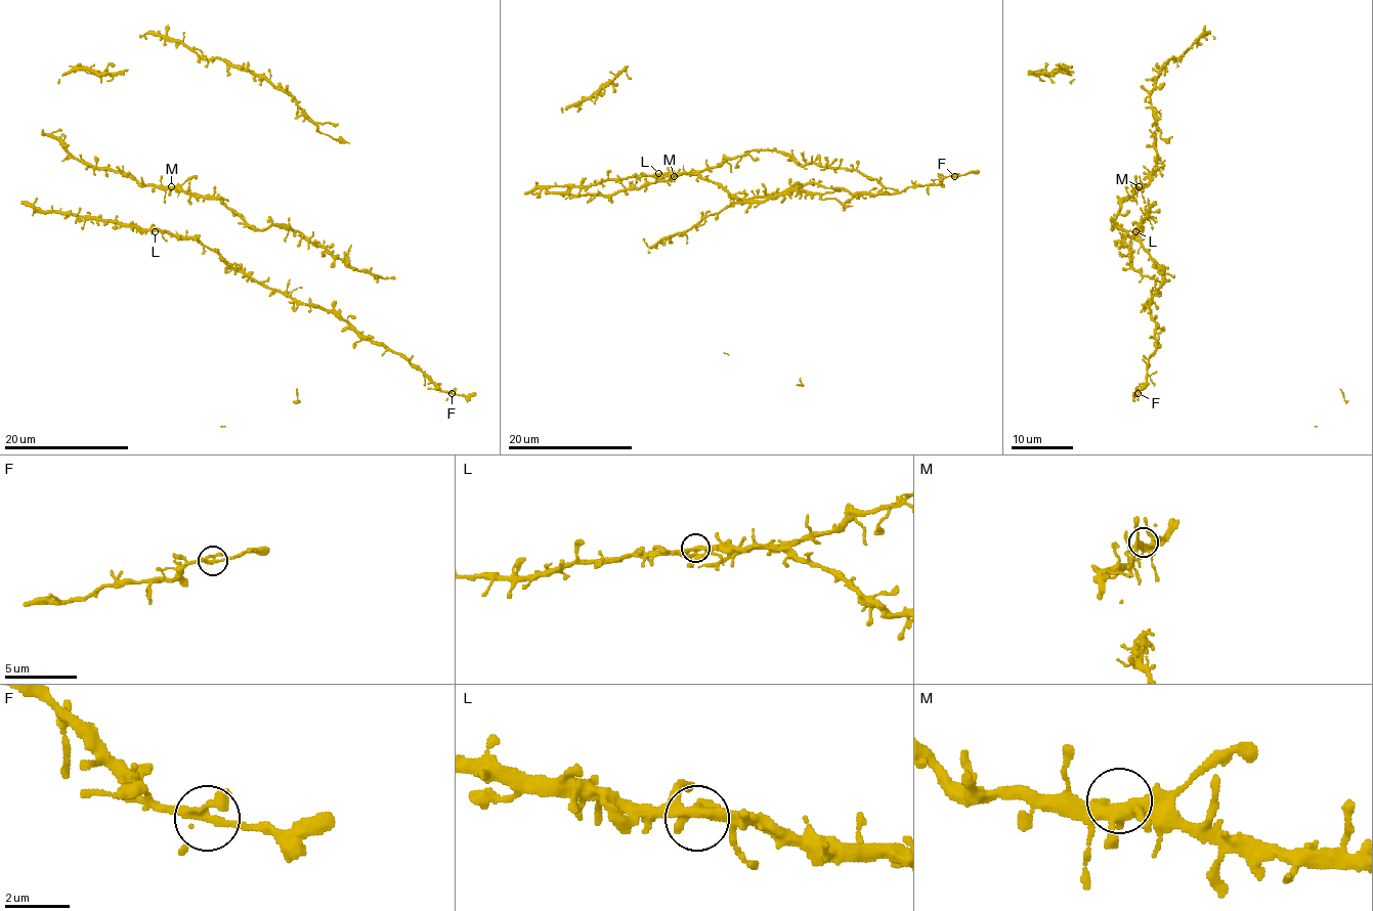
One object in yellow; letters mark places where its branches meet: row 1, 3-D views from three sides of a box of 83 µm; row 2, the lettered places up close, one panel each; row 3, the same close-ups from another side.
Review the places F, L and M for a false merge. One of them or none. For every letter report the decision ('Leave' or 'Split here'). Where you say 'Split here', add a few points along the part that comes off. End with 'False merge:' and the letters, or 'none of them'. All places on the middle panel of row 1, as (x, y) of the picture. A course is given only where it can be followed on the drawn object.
F: Leave
L: Leave
M: Leave
False merge: none of them

